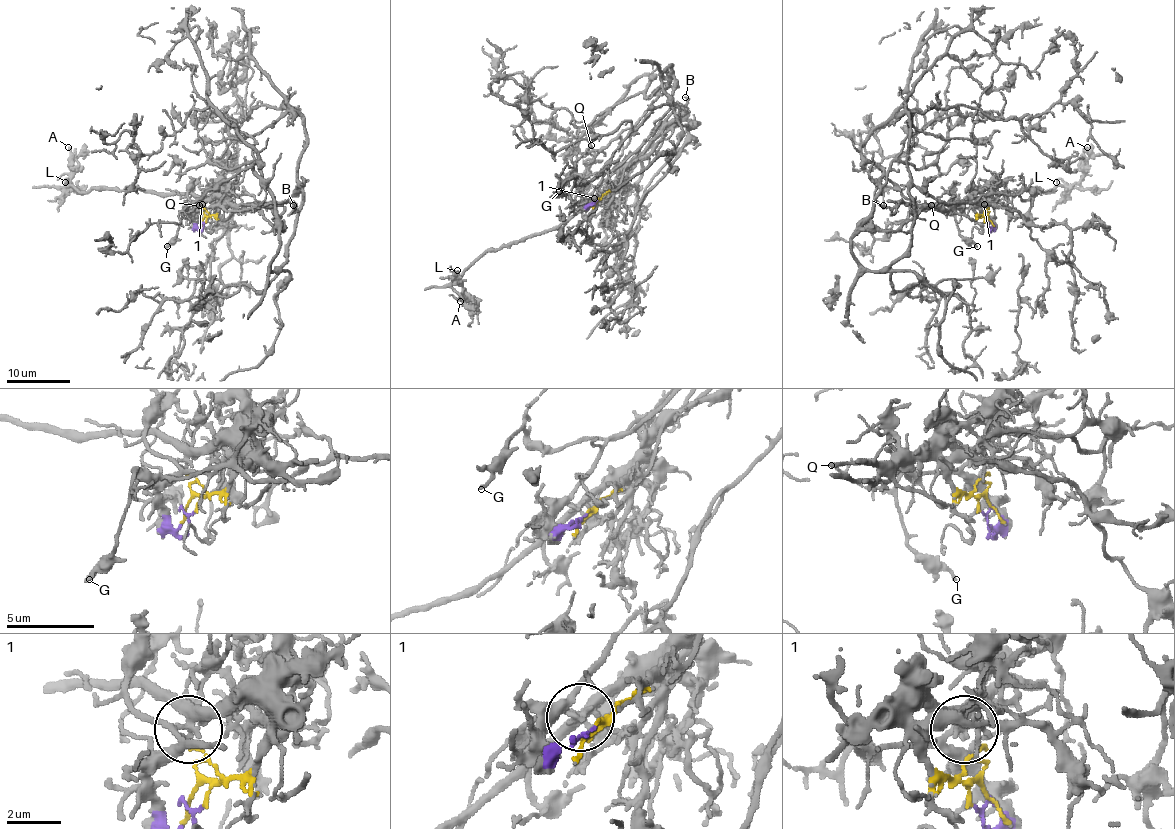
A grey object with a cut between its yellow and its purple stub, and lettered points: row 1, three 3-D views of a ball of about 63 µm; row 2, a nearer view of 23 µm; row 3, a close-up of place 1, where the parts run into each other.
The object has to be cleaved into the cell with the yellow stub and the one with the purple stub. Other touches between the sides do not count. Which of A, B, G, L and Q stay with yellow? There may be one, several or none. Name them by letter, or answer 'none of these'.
A, B, L

